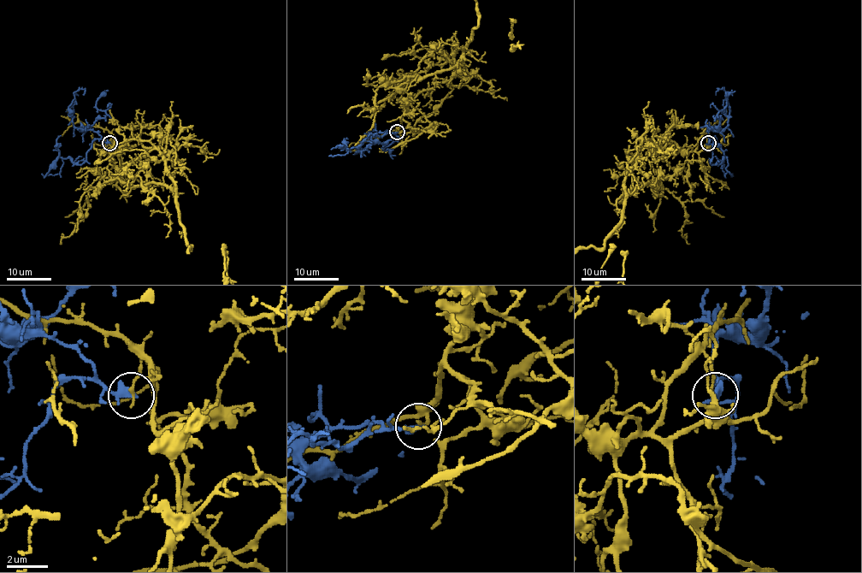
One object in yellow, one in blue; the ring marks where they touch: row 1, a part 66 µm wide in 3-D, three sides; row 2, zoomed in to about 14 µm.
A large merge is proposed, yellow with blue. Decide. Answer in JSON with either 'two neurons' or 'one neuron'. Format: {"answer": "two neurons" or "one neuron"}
{"answer": "two neurons"}

